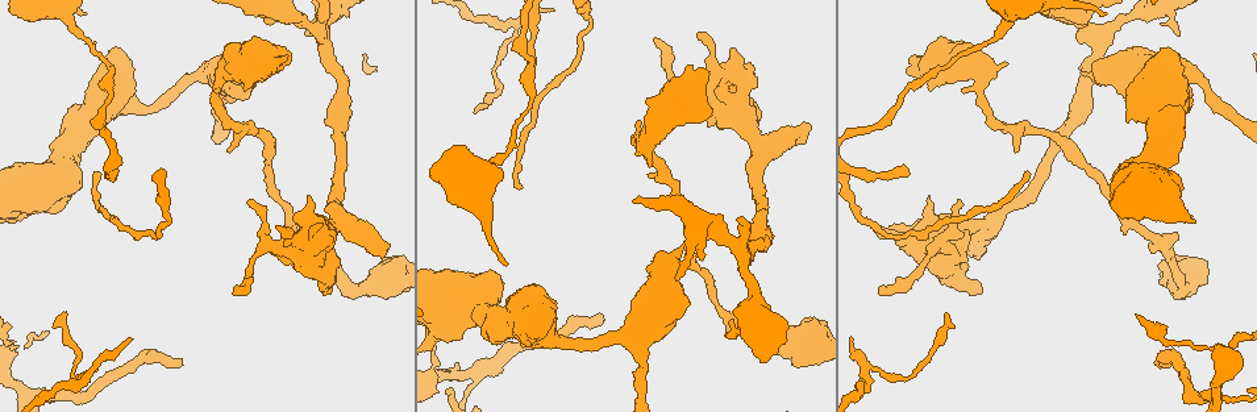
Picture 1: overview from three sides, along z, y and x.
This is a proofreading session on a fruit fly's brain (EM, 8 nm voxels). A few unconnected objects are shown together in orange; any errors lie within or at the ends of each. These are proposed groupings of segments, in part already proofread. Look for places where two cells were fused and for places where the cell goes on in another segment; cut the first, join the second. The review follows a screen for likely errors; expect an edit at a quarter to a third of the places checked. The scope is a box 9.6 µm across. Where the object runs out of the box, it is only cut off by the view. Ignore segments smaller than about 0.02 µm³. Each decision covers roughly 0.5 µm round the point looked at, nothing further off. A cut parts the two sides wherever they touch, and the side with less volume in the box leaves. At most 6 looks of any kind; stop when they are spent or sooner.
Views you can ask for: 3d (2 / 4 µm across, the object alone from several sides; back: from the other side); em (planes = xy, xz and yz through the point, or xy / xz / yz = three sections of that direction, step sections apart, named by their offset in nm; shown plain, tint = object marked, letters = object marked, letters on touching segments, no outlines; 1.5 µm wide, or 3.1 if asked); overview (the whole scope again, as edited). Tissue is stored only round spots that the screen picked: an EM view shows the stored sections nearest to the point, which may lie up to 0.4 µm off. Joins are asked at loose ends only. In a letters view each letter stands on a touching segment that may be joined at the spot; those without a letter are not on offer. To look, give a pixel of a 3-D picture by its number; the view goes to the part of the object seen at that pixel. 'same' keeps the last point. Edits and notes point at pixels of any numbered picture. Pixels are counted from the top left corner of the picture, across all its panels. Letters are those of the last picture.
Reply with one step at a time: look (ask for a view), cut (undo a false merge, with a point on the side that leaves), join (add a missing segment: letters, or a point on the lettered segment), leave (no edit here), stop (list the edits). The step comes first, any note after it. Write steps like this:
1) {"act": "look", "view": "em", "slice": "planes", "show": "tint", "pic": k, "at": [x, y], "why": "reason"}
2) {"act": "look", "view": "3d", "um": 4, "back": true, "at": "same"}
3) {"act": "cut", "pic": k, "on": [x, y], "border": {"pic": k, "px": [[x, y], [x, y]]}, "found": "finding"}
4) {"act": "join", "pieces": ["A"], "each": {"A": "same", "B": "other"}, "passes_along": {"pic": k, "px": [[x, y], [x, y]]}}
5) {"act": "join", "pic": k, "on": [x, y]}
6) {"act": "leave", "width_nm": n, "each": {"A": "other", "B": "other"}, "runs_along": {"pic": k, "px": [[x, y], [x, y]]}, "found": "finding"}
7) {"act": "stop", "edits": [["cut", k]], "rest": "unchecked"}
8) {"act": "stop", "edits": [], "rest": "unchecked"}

{"act": "look", "view": "em", "um": 3.1, "slice": "planes", "show": "tint", "pic": 1, "at": [386, 250], "why": "branch stops here"}

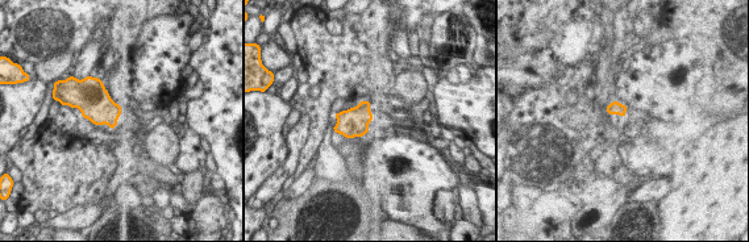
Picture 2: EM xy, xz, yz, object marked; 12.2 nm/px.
{"act": "look", "view": "em", "um": 3.1, "slice": "planes", "show": "letters", "at": "same", "why": "what lies round it"}

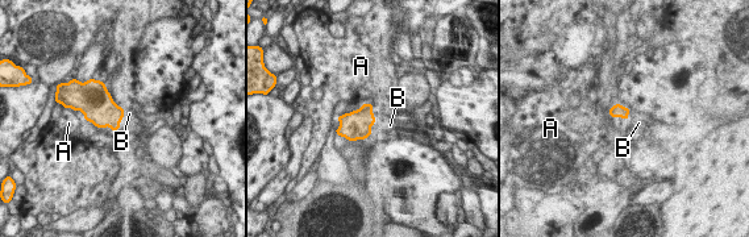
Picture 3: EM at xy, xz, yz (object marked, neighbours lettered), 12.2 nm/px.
{"act": "join", "pieces": ["B"], "each": {"A": "other", "B": "same"}, "passes_along": {"pic": 3, "px": [[103, 112], [123, 113], [129, 113]]}, "found": "the cell continues"}

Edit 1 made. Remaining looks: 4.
{"act": "look", "view": "3d", "um": 4, "pic": 1, "at": [600, 316], "why": "end of a long branch"}

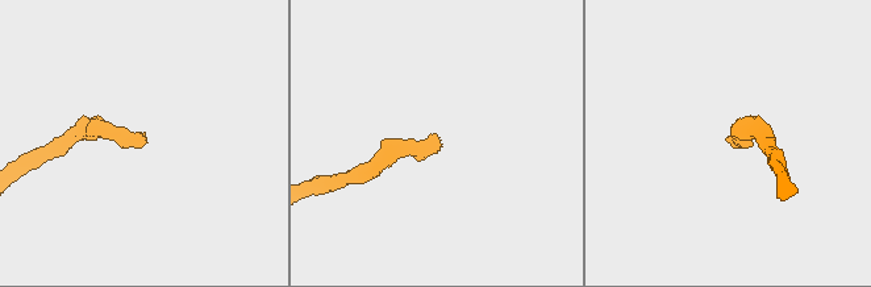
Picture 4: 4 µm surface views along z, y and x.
{"act": "look", "view": "em", "slice": "planes", "show": "letters", "pic": 4, "at": [730, 139]}

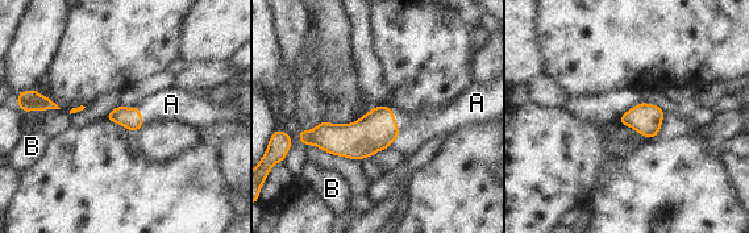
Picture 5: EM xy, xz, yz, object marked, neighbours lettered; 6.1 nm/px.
{"act": "join", "pieces": ["A"], "each": {"A": "same", "B": "other"}, "passes_along": {"pic": 5, "px": [[373, 132], [398, 128], [416, 128]]}, "found": "the cell continues"}

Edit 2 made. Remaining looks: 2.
{"act": "stop", "edits": [["join", 3], ["join", 5]], "rest": "unchecked"}

